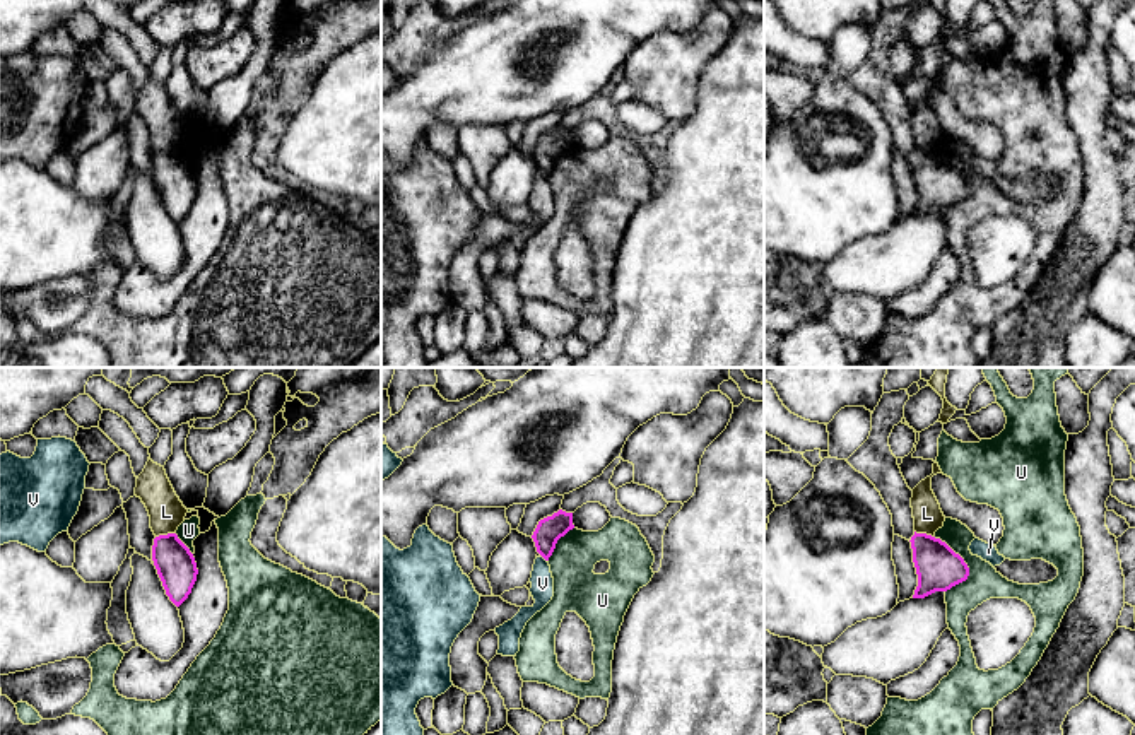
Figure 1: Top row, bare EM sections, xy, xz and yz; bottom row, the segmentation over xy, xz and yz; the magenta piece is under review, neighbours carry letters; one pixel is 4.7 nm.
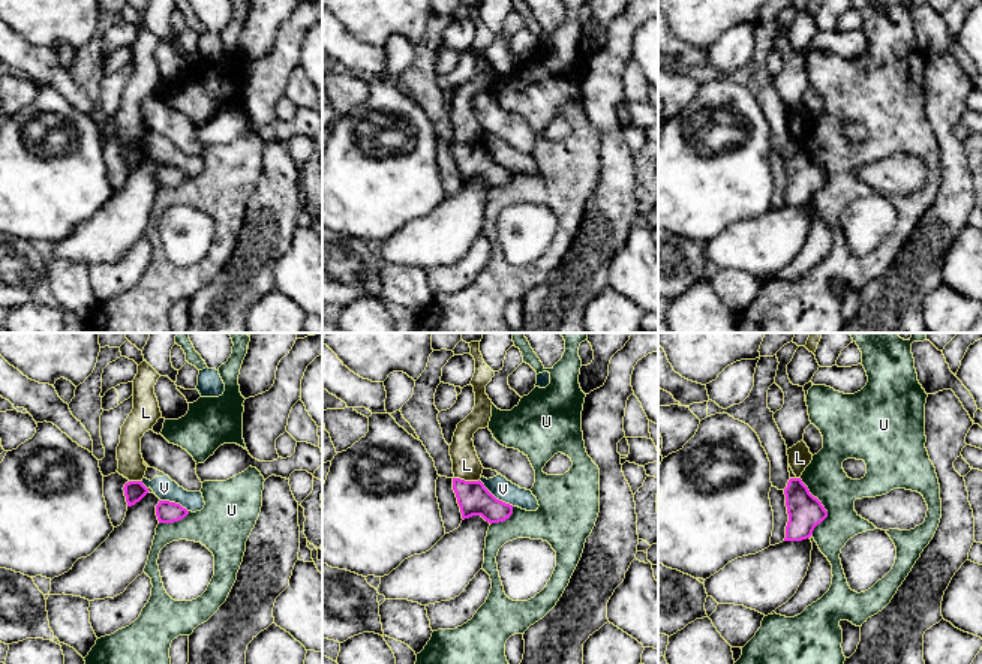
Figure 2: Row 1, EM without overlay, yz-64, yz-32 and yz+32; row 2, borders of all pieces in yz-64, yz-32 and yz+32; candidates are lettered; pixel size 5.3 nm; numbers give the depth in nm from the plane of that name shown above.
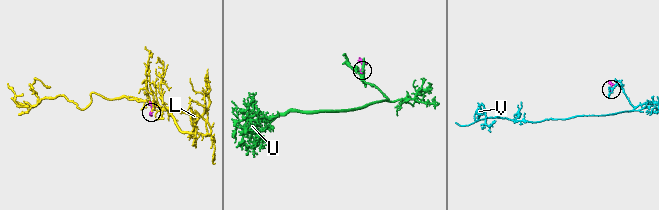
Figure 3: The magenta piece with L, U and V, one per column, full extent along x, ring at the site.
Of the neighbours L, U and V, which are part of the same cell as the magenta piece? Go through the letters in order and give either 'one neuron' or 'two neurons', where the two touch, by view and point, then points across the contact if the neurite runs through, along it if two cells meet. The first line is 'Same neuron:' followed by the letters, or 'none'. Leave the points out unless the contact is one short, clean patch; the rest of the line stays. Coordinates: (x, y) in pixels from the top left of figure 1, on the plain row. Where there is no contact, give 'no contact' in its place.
Same neuron: none
L: two neurons; meets magenta in xy at (164, 152); border along xy (175, 149), (156, 154)
U: two neurons; meets magenta in yz at (966, 182)
V: two neurons; meets magenta in xz at (544, 175)

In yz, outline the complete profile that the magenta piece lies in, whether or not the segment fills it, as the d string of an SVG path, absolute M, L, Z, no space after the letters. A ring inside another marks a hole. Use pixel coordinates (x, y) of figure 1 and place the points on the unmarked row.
M914 149L909 159L918 191L918 203L913 215L925 215L935 209L947 209L967 197L967 181L940 156Z

